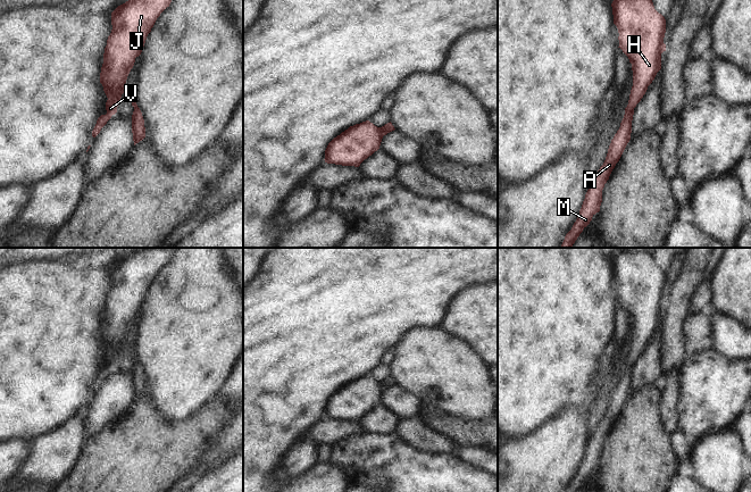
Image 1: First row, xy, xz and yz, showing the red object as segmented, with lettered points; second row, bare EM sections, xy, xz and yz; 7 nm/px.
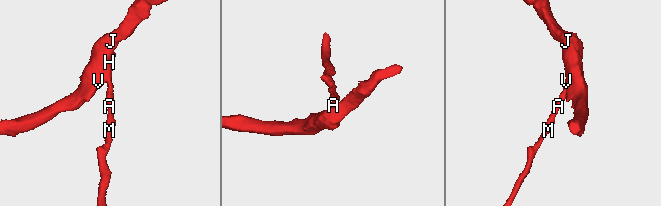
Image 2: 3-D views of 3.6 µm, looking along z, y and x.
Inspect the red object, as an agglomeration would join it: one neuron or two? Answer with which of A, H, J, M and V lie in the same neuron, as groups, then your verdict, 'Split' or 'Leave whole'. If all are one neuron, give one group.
Groups: A H J M V. Leave whole

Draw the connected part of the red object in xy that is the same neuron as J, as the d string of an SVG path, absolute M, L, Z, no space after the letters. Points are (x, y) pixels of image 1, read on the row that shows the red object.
M128 0L111 12L112 30L107 40L100 73L100 83L108 98L107 114L98 118L92 131L93 137L117 112L135 58L141 55L157 18L170 2L172 0Z

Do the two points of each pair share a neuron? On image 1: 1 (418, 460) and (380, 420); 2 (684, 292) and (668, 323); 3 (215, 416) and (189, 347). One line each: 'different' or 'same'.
1: different
2: same
3: different

